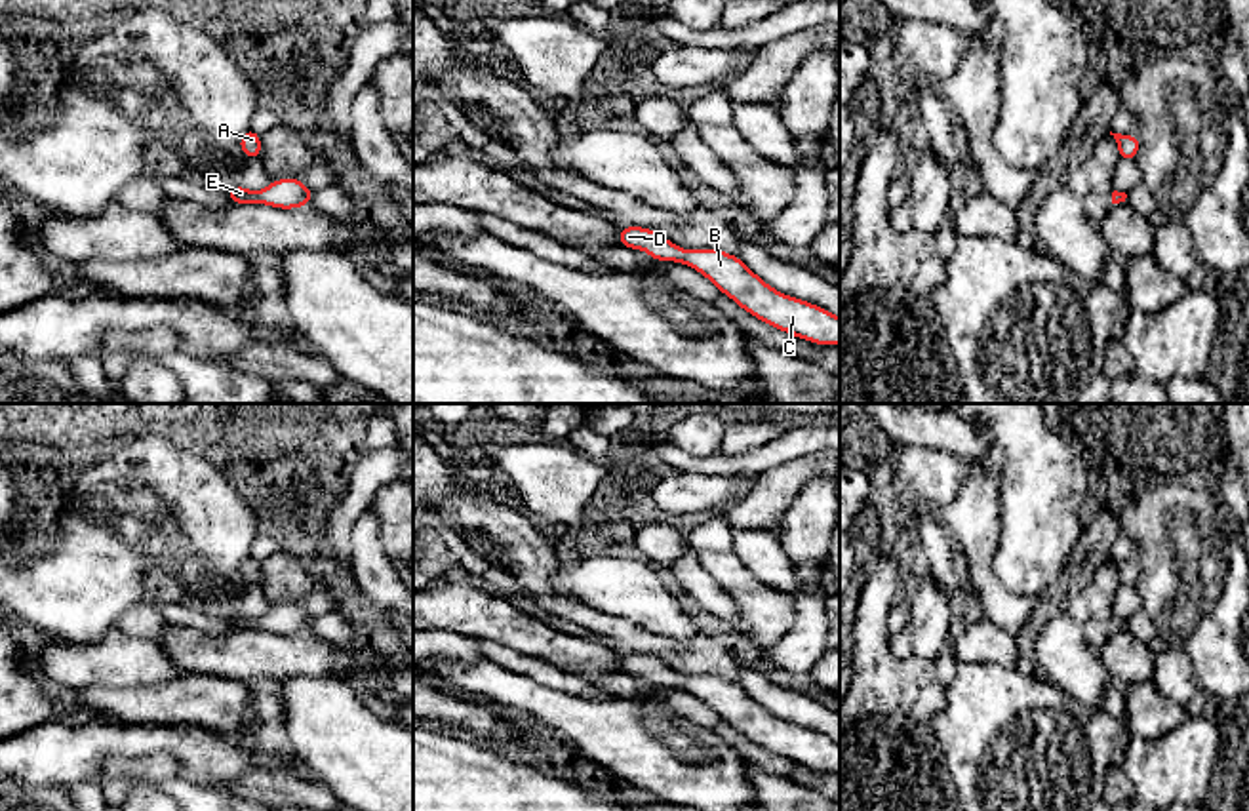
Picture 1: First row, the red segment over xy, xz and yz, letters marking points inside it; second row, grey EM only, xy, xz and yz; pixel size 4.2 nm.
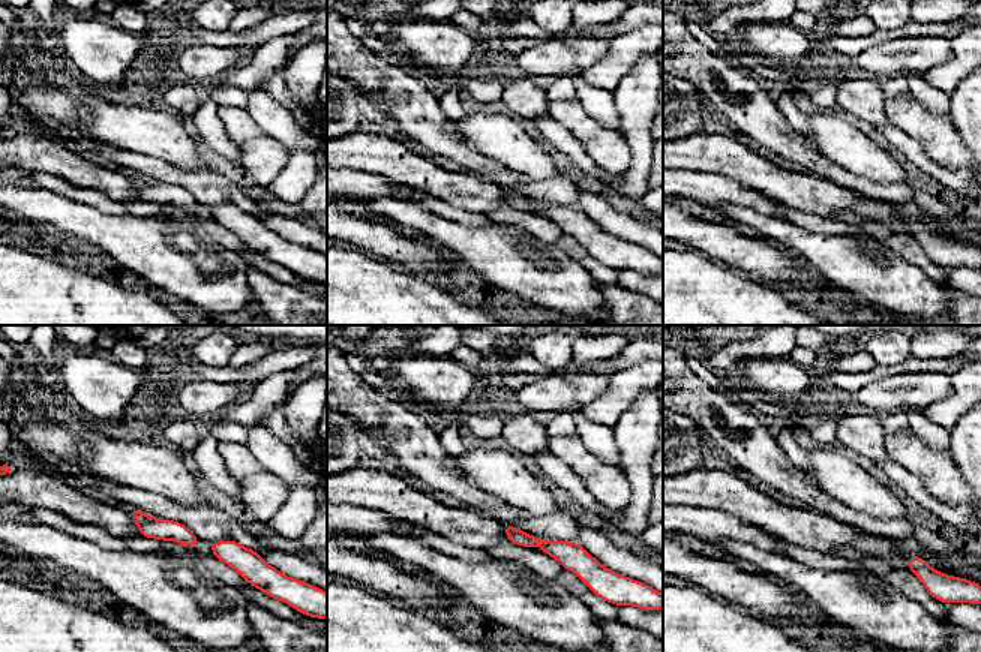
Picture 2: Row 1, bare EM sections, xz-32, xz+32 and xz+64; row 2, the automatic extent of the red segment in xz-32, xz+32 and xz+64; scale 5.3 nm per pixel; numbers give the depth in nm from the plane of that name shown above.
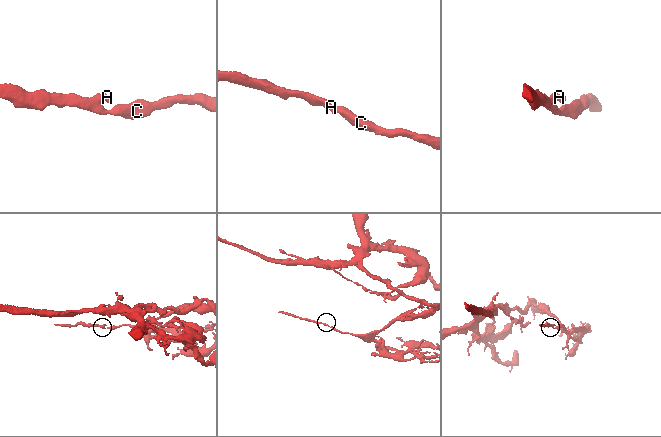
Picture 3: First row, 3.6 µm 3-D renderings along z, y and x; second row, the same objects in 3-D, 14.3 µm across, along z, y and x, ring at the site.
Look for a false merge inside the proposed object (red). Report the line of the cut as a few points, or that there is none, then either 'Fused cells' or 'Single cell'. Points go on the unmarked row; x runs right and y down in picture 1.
No split. Single cell

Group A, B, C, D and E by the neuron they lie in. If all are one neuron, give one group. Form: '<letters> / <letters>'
A B C D E

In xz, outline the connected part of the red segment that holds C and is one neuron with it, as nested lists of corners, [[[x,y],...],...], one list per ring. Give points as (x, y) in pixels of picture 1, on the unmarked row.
[[[623,653],[619,670],[644,676],[655,687],[674,687],[695,695],[741,735],[771,754],[815,771],[840,771],[838,742],[826,735],[777,718],[737,682],[720,676],[685,678],[663,661],[644,653]]]

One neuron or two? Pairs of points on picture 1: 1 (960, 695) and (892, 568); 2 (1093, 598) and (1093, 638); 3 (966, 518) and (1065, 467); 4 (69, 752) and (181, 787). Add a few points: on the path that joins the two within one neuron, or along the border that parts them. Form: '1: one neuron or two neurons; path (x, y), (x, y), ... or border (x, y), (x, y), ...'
1: two neurons; border (947, 688), (943, 705), (928, 720)
2: one neuron; path (1093, 608), (1093, 629)
3: two neurons; border (996, 480), (1000, 495), (998, 545)
4: two neurons; border (178, 775), (197, 785), (221, 789)

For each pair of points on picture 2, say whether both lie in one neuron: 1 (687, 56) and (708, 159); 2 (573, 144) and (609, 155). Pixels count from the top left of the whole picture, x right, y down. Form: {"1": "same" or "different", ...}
{"1": "different", "2": "different"}

